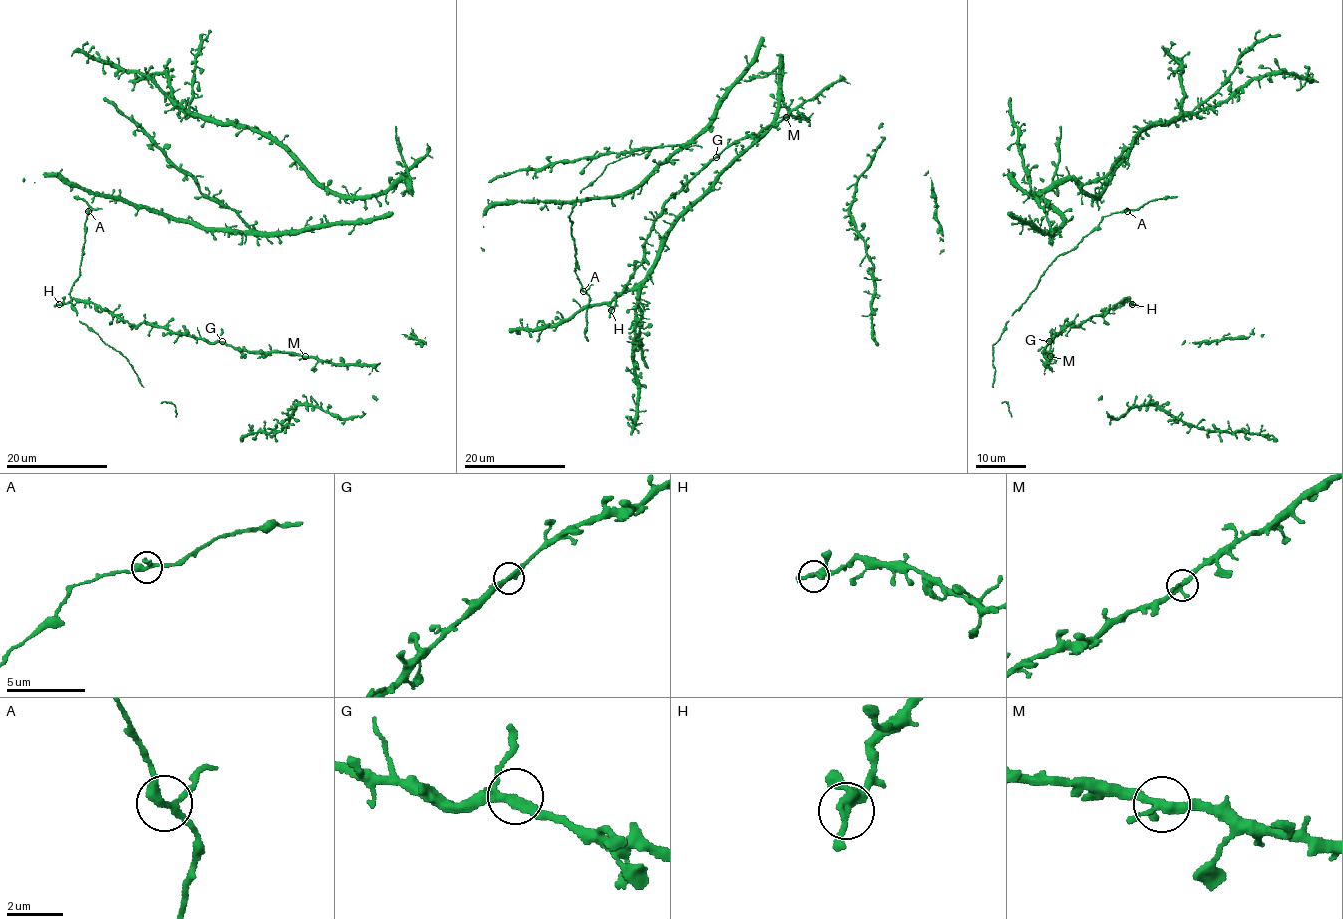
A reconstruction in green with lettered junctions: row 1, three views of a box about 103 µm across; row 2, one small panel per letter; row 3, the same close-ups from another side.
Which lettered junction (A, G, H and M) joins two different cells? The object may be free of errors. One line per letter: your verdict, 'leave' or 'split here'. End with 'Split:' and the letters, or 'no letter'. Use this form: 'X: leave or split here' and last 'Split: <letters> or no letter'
A: leave
G: leave
H: leave
M: leave
Split: no letter

